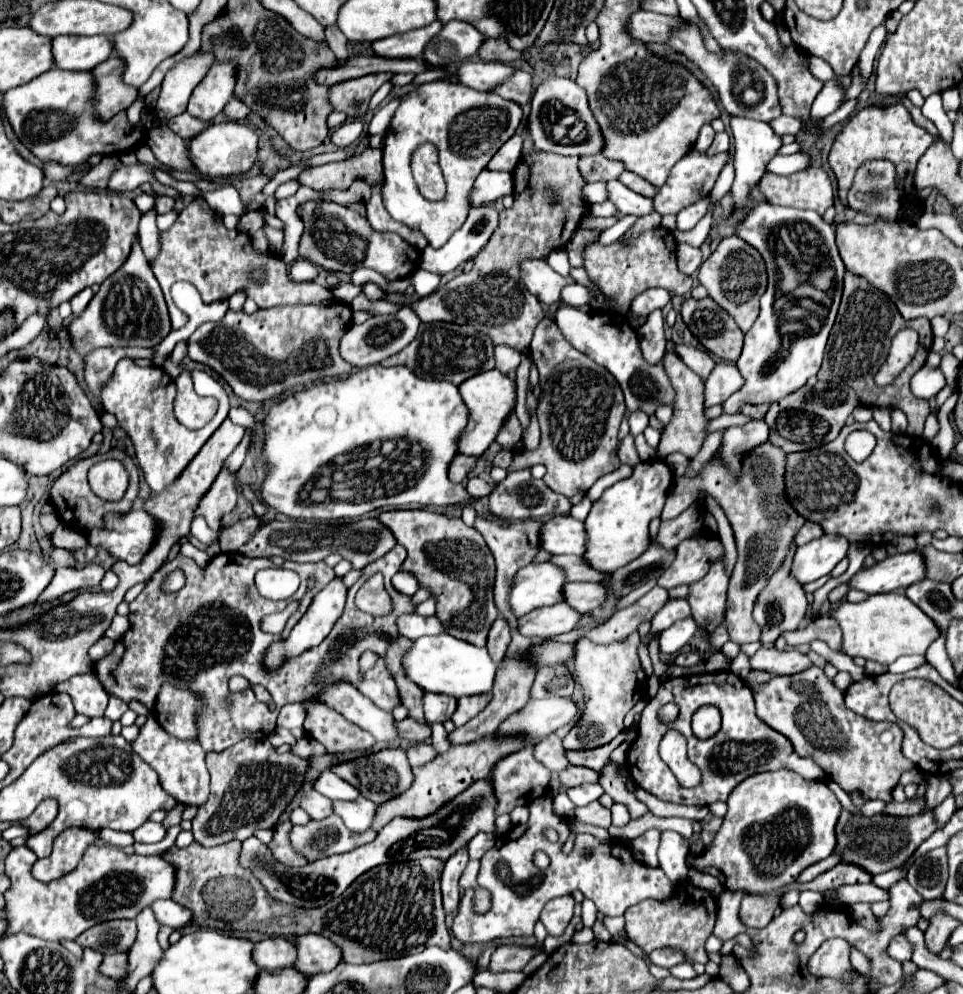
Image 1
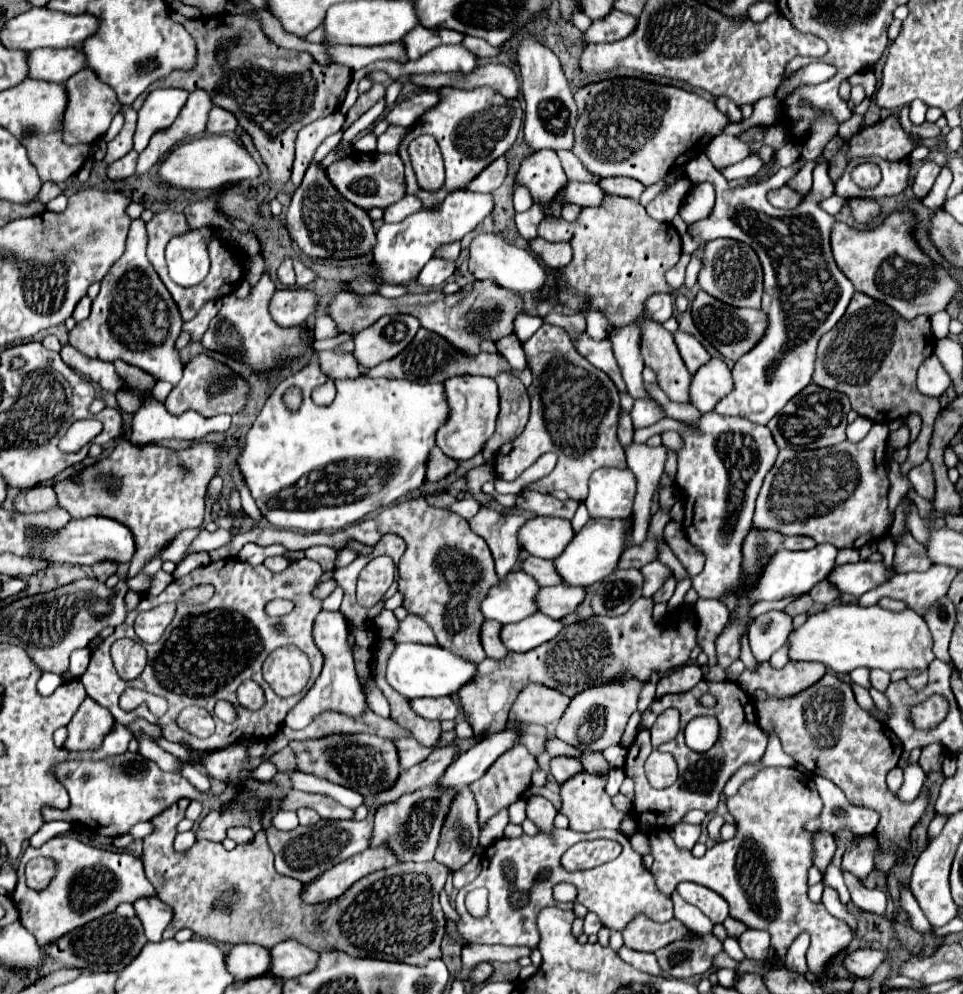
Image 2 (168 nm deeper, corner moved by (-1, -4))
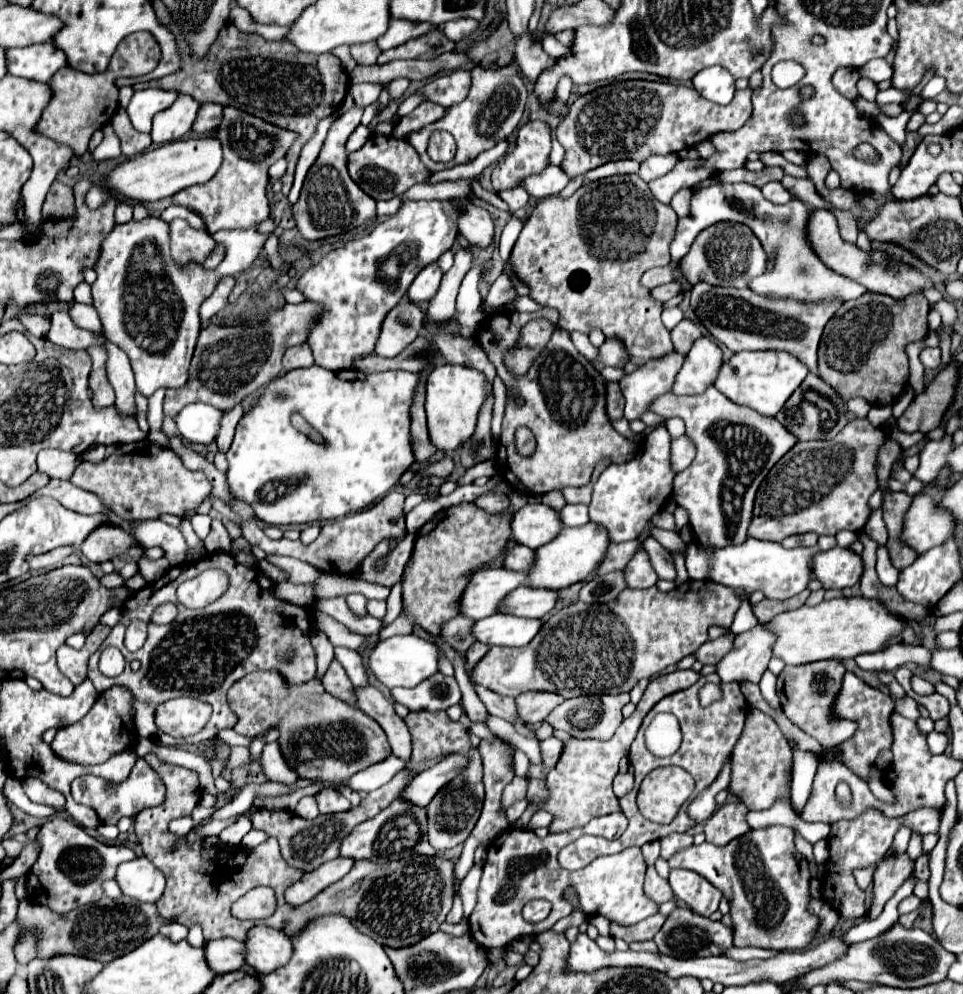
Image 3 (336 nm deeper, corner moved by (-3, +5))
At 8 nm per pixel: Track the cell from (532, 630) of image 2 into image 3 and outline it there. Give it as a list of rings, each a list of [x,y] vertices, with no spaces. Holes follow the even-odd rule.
[[[494,613],[486,619],[474,621],[472,637],[488,647],[506,645],[506,647],[522,647],[528,645],[538,629],[542,627],[540,619],[522,619],[514,615]]]

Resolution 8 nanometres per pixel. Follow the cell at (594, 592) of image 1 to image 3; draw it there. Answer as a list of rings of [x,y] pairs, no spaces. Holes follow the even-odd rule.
[[[516,587],[510,591],[510,595],[502,601],[502,611],[506,615],[516,615],[516,617],[526,617],[526,619],[542,619],[552,611],[552,607],[558,601],[556,591],[546,591],[546,589],[532,589],[532,587]]]

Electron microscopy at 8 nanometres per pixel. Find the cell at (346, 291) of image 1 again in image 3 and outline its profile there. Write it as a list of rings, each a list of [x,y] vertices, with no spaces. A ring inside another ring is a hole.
[[[438,263],[426,265],[416,279],[412,281],[410,289],[408,289],[408,299],[412,303],[422,303],[422,301],[430,301],[434,299],[438,287],[440,287],[440,279],[442,279],[442,271],[438,267]]]

